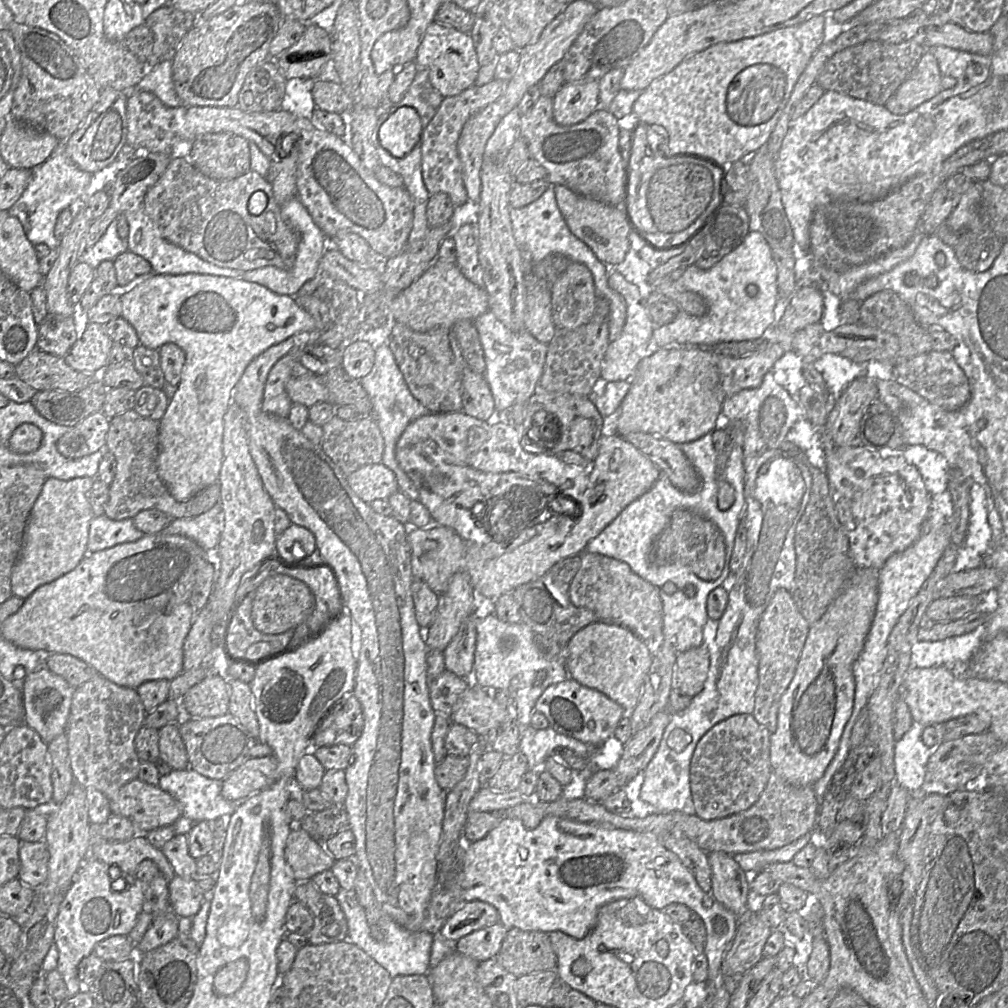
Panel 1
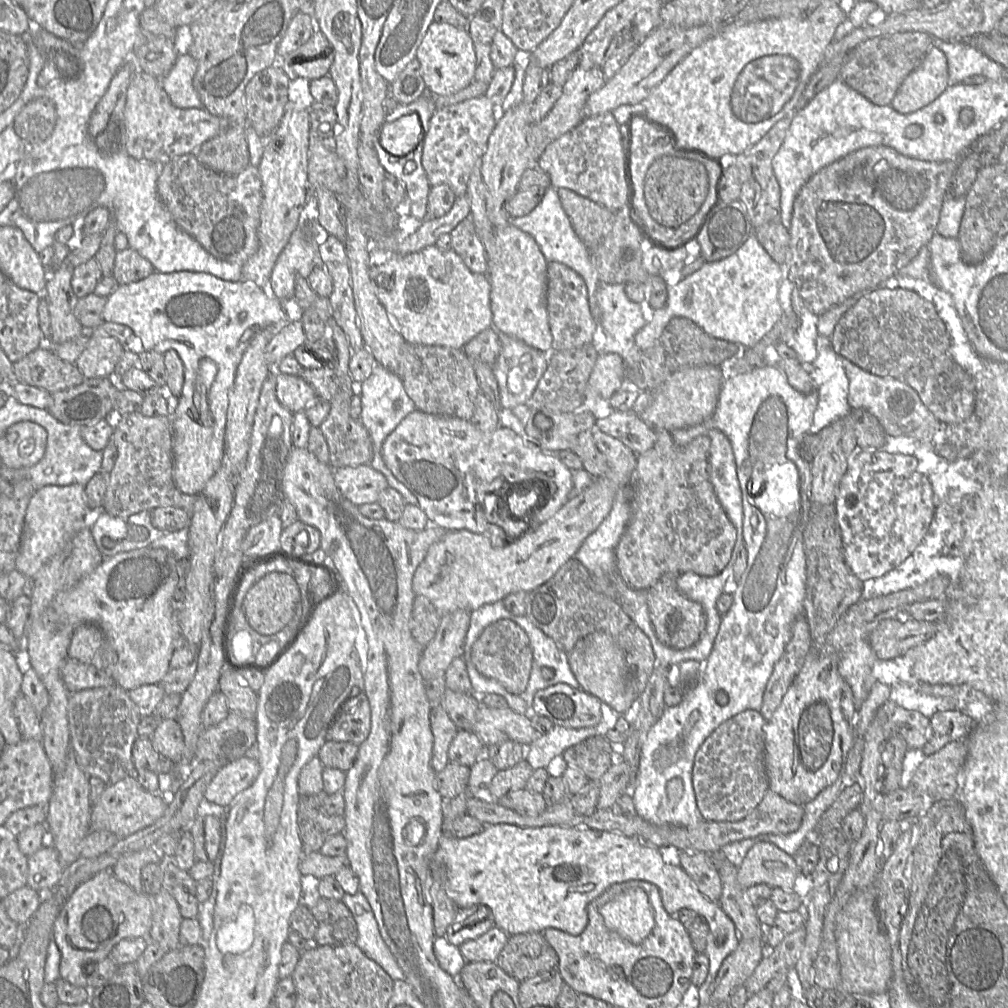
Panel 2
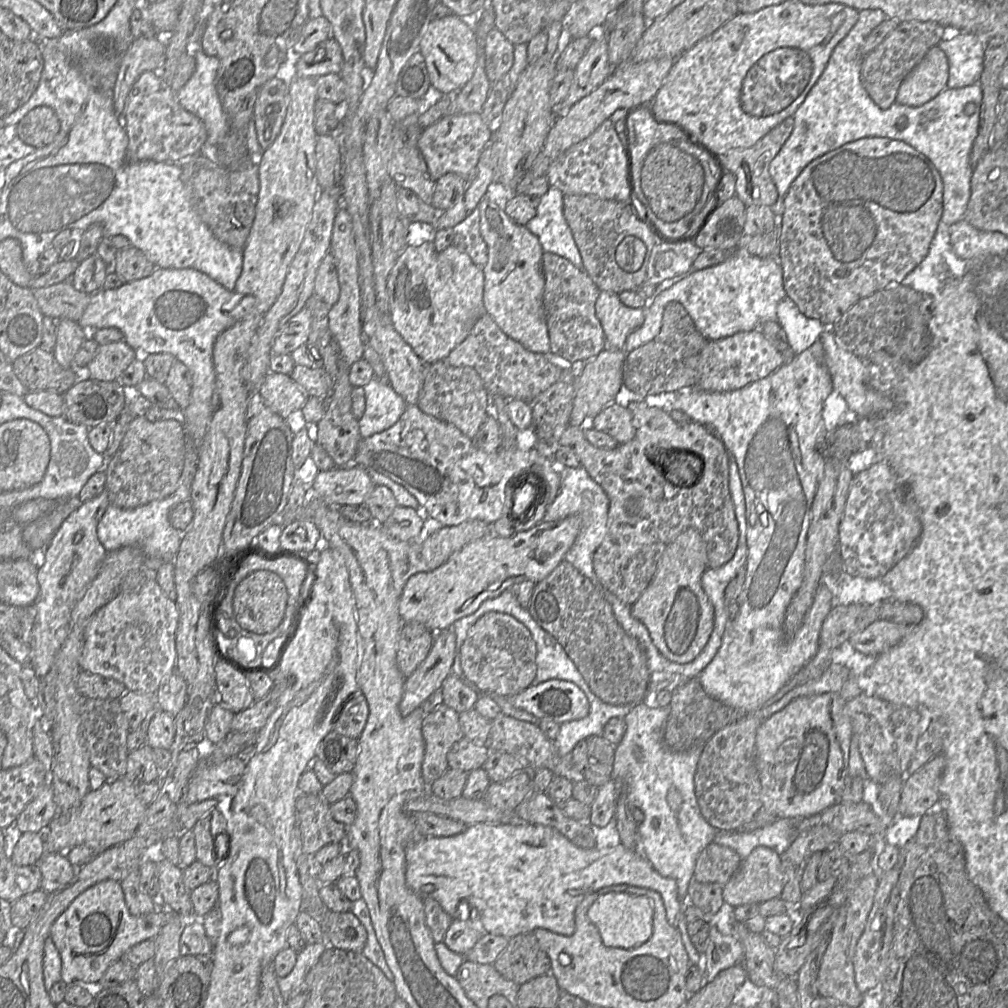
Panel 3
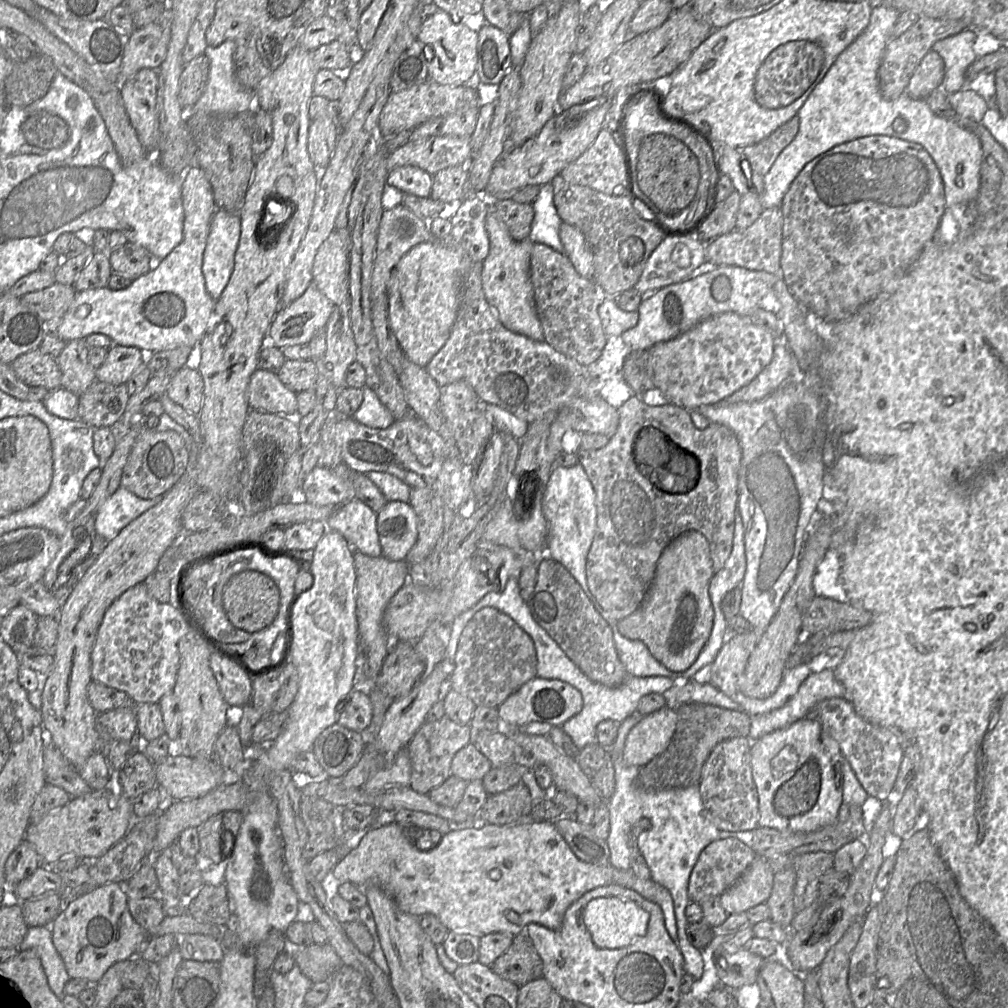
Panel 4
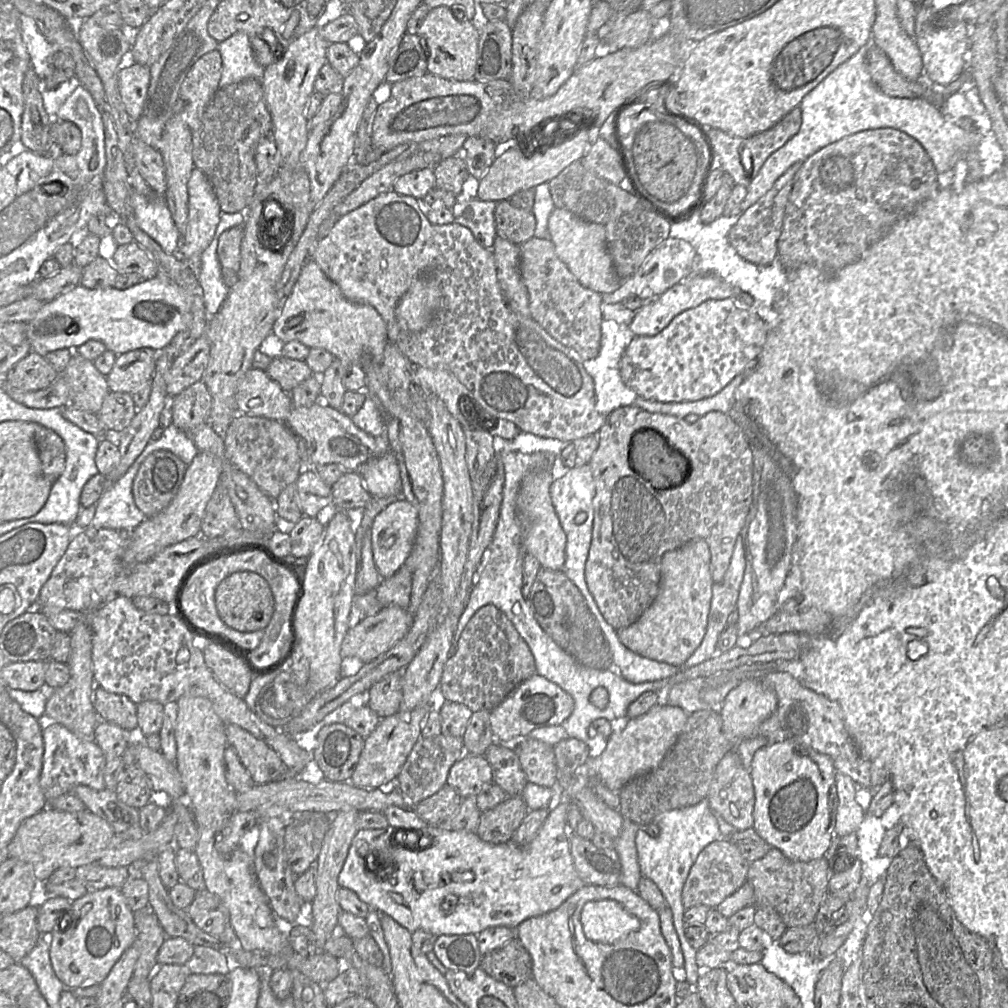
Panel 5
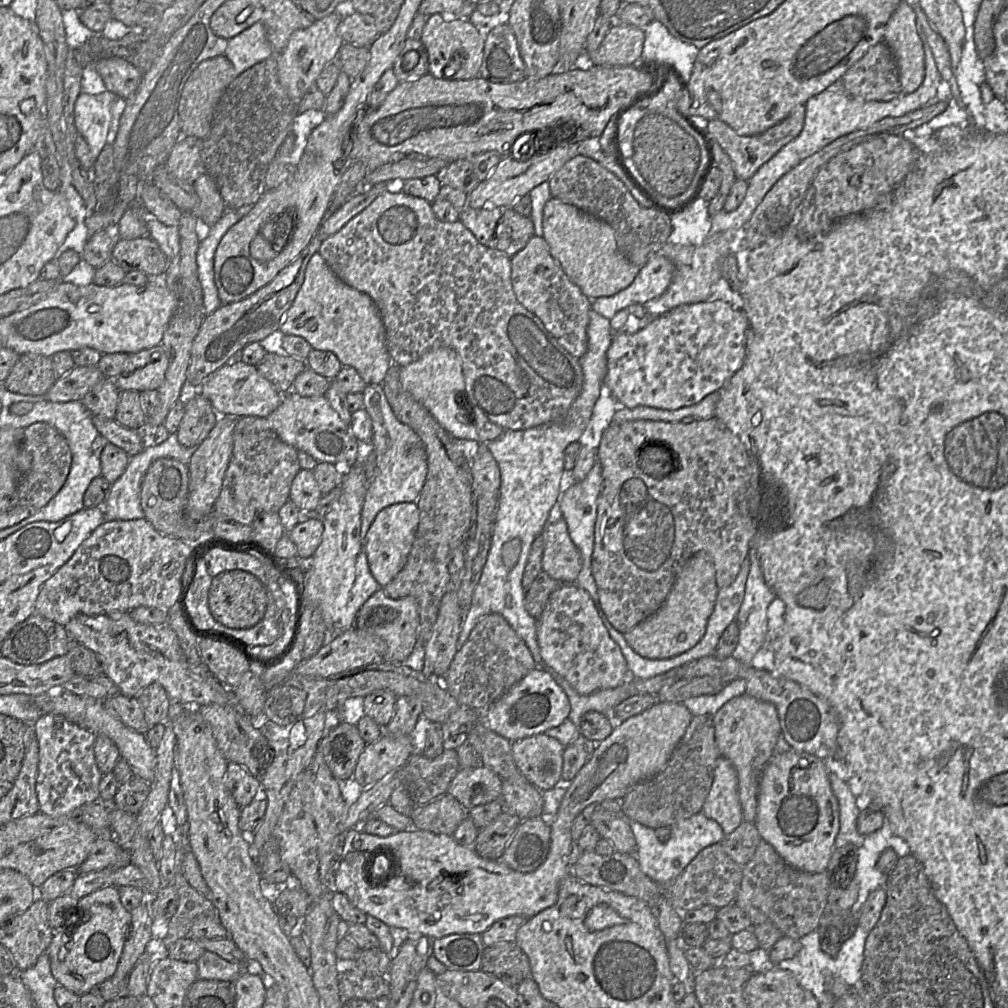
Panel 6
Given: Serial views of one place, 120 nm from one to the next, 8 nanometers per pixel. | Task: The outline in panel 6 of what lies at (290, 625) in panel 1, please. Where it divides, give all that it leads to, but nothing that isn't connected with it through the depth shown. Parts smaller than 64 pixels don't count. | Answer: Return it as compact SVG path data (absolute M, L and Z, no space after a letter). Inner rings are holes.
M224 571L213 577L208 603L211 614L222 625L232 629L250 628L260 622L266 612L267 589L255 575L247 571Z

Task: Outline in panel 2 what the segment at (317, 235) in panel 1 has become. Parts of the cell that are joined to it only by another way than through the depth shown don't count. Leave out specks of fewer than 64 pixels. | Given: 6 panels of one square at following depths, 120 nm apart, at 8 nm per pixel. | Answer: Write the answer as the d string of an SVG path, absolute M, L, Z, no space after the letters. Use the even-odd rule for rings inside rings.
M302 223L293 231L287 245L279 255L272 270L269 292L281 301L293 300L295 294L294 282L296 275L299 274L307 279L314 266L317 264L319 245L317 245L316 236L313 237L313 235L307 230L308 227L309 224L303 225Z

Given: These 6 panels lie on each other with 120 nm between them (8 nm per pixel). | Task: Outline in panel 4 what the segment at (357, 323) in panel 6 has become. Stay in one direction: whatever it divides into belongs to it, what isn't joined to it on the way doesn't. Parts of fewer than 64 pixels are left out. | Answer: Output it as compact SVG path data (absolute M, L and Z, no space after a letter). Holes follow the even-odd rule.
M312 281L299 298L278 310L268 334L279 349L308 344L317 331L325 329L336 308Z

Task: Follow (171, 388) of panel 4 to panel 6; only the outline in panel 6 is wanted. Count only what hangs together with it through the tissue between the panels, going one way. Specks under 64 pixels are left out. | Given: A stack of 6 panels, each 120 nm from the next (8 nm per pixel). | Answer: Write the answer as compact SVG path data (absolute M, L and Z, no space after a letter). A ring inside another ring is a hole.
M200 393L188 401L177 430L179 443L185 447L198 447L215 427L216 412L211 402Z

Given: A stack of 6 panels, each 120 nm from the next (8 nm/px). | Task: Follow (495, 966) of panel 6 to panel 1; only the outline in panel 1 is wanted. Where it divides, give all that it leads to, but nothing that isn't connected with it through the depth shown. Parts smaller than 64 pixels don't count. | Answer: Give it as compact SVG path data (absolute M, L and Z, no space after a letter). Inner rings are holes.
M507 930L496 955L498 963L516 977L545 970L556 970L557 956L548 933Z

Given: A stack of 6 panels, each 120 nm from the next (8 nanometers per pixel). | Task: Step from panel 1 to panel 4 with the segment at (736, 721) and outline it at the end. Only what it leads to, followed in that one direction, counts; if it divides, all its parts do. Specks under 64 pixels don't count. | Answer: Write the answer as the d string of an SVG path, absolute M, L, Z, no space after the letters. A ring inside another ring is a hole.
M748 736L724 740L714 747L702 767L700 795L707 818L720 831L747 831L759 827L759 798L752 776L751 743Z

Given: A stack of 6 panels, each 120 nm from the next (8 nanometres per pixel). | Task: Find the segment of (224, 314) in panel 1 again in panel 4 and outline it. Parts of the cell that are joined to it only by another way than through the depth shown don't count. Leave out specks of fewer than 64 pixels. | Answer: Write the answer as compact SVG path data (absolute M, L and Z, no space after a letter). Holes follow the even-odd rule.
M199 166L189 167L183 175L182 204L183 239L166 258L155 262L152 270L133 280L127 288L112 290L106 286L76 291L73 302L59 320L44 322L45 334L53 331L61 340L69 342L100 333L110 337L113 345L137 347L154 353L178 346L198 346L206 333L209 318L216 304L207 292L202 265L210 224L218 209L209 179Z

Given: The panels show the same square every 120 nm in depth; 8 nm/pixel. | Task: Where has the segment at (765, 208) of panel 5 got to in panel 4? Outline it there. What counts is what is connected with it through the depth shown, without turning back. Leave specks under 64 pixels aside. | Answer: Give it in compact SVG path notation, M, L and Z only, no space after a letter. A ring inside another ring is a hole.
M781 207L765 209L759 218L744 230L733 230L705 243L705 259L718 266L739 266L750 270L765 271L784 281L780 266L782 252L783 215Z

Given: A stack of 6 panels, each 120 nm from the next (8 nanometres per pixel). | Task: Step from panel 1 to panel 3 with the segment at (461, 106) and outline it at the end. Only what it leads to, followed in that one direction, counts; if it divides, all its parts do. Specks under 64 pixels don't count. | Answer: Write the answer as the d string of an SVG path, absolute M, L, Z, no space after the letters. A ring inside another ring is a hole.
M481 113L444 115L424 129L418 140L418 148L426 162L430 176L437 181L447 173L465 178L476 167L483 149L491 142L493 127L484 121Z

